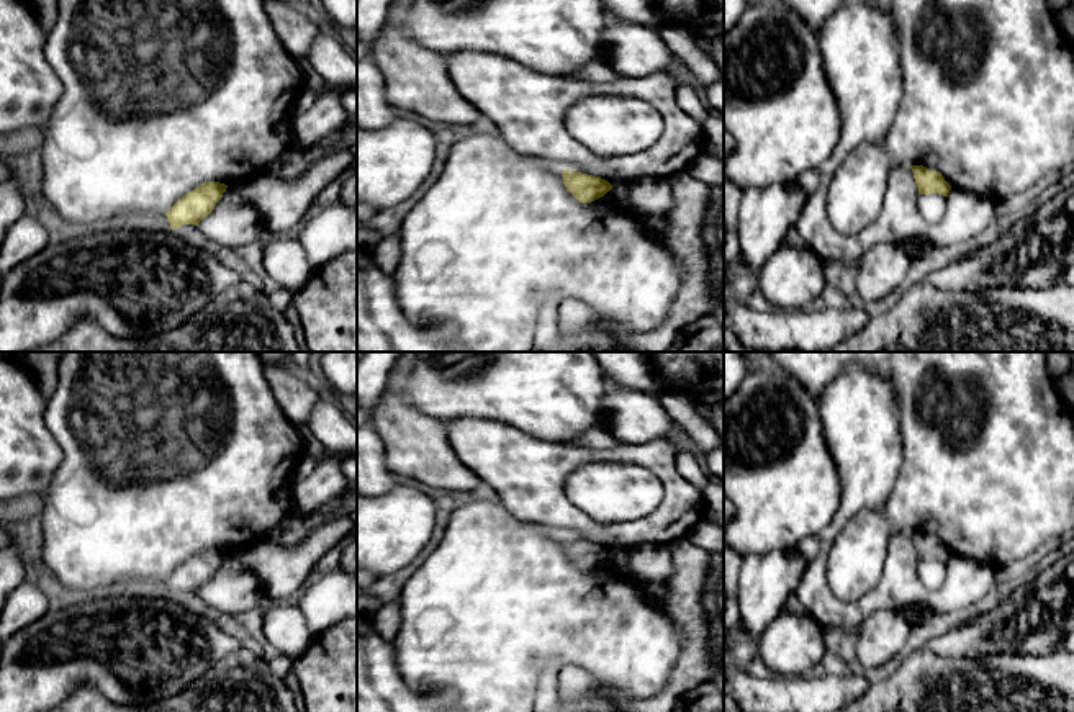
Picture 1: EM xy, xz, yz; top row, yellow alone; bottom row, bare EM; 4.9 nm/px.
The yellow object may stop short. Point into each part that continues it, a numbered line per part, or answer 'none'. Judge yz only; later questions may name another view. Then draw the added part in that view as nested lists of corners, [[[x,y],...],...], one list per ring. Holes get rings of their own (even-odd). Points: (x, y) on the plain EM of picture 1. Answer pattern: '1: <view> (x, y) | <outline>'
none

